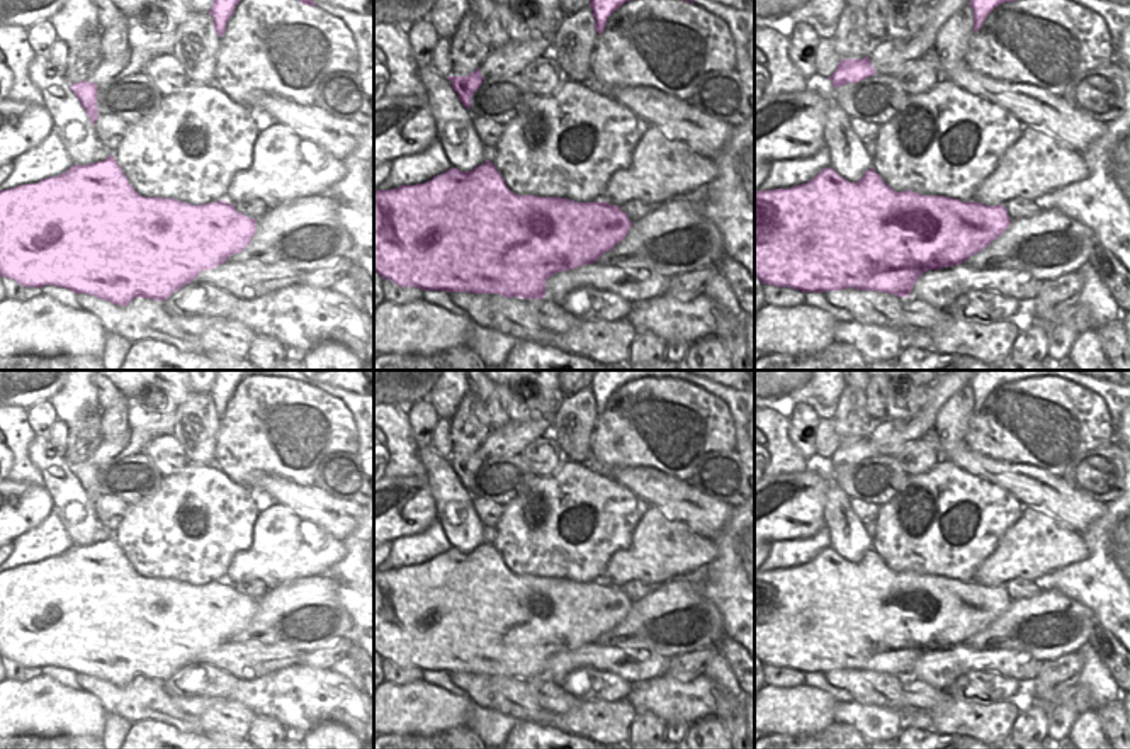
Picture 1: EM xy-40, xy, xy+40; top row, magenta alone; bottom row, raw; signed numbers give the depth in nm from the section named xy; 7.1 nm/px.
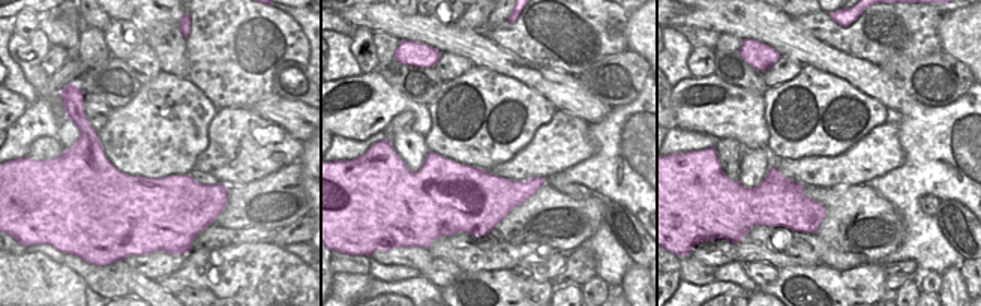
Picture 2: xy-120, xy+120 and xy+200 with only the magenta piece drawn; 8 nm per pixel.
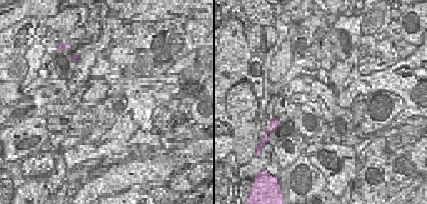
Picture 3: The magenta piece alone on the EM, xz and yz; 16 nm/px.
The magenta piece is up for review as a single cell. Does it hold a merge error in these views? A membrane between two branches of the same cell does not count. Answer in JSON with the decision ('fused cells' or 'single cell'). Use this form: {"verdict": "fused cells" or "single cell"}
{"verdict": "fused cells"}

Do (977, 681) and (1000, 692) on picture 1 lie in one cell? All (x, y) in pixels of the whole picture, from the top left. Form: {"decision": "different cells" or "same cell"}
{"decision": "same cell"}

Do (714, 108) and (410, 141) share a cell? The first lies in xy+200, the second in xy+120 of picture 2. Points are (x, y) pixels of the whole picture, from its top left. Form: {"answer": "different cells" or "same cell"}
{"answer": "different cells"}

